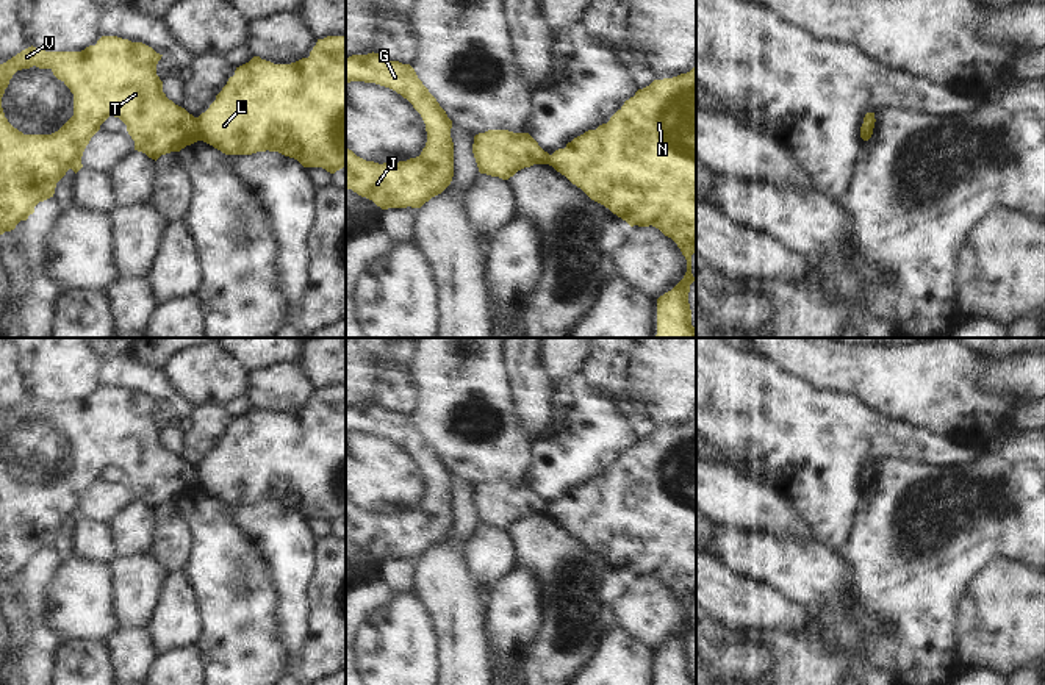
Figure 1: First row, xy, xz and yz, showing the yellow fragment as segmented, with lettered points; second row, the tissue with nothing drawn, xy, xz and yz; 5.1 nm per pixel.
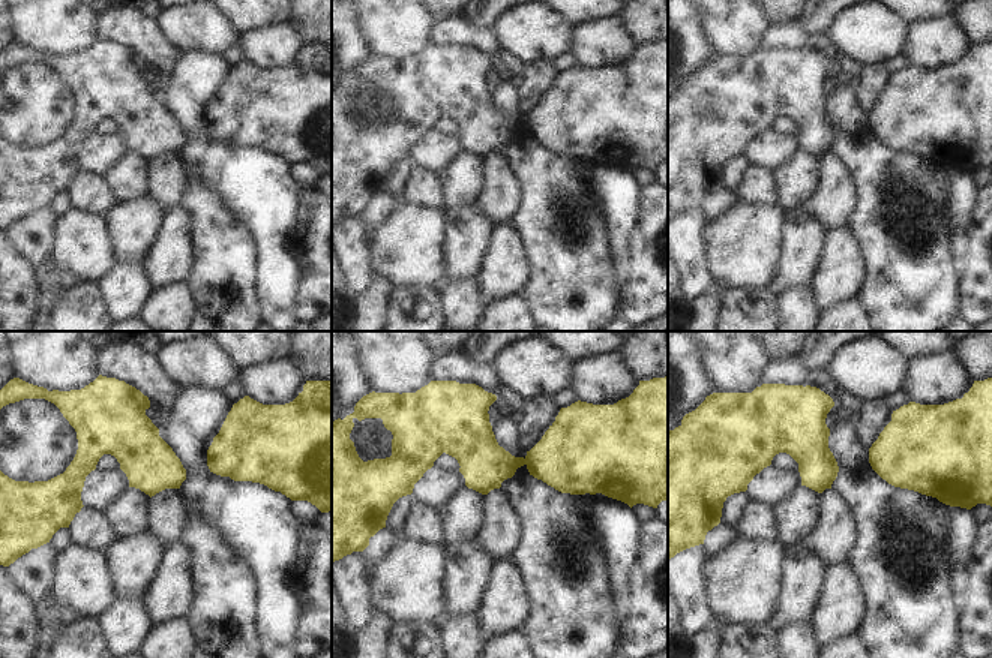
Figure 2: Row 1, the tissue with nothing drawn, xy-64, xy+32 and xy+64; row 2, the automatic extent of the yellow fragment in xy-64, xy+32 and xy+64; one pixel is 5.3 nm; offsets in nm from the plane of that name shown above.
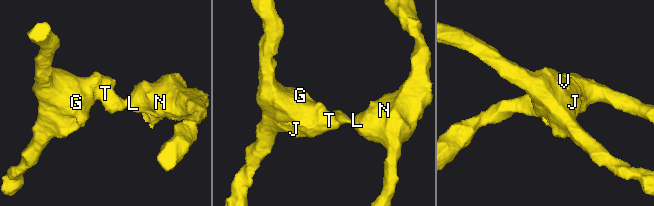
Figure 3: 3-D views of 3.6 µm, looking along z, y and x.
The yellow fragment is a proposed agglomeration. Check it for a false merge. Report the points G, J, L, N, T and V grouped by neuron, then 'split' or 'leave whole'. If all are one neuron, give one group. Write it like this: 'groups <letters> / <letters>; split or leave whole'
groups G J T V / L N; split

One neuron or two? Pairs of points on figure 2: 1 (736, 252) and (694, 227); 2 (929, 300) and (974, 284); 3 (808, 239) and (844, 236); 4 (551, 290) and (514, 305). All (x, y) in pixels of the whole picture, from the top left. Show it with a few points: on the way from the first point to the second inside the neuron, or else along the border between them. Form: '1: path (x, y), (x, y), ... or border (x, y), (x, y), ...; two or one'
1: border (706, 224), (706, 252), (712, 269); two
2: border (962, 261), (962, 311), (959, 315); two
3: border (829, 231), (826, 252), (818, 270); two
4: border (524, 294), (533, 315); two

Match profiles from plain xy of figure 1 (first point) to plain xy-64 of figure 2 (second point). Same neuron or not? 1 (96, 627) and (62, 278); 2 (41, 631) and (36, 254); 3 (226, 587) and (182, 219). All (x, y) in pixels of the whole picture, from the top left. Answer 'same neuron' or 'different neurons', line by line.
1: different neurons
2: same neuron
3: different neurons

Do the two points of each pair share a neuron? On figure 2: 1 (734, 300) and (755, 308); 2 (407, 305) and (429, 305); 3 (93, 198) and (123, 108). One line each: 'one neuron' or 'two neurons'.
1: one neuron
2: one neuron
3: two neurons

